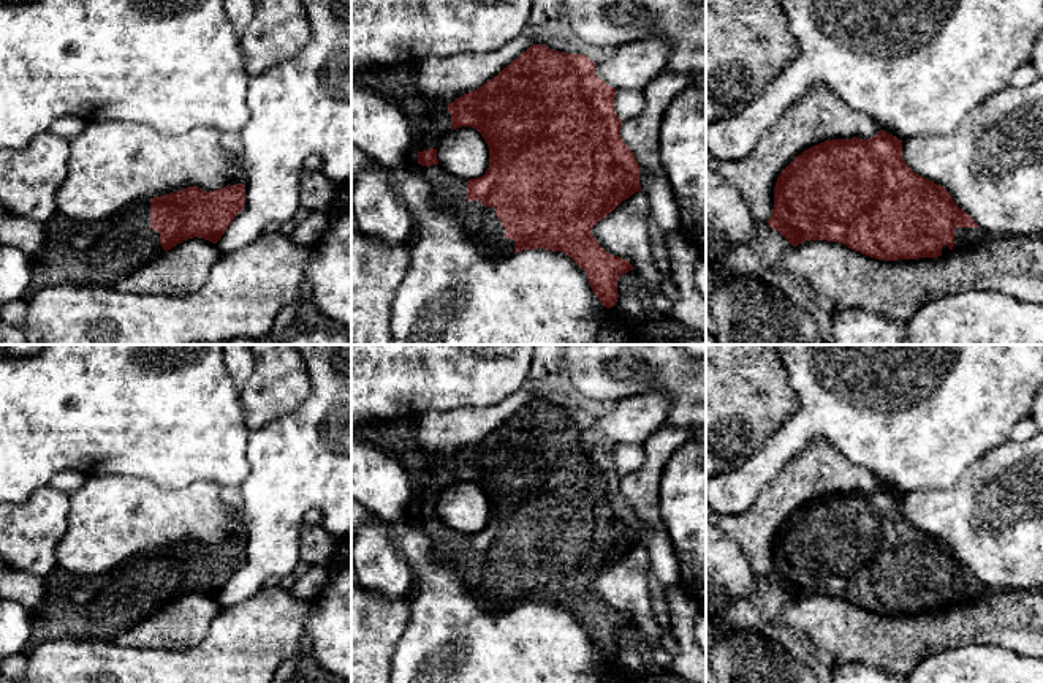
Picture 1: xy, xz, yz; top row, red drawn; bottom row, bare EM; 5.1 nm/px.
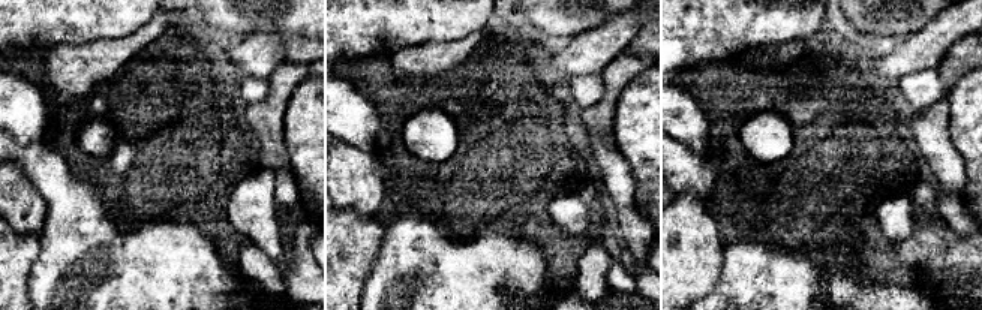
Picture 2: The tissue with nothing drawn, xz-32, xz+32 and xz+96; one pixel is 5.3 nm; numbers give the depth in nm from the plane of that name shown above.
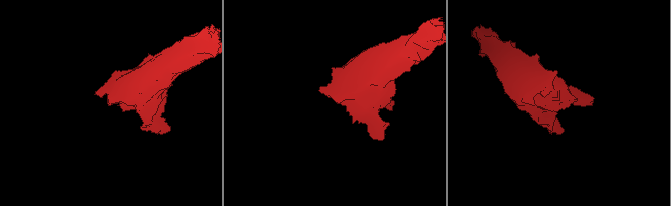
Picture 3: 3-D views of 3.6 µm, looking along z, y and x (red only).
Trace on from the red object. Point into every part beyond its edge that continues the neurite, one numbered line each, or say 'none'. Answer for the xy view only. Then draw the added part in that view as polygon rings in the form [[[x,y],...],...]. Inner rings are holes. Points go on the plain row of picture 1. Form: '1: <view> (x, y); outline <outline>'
1: xy (100, 607); outline [[[150,553],[135,555],[98,575],[55,568],[46,575],[46,596],[30,612],[25,653],[55,639],[111,640],[165,607],[150,583]]]

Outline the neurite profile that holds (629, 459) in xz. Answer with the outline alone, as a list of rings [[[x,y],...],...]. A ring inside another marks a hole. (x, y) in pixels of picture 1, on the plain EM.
[[[616,444],[614,463],[620,476],[639,471],[646,463],[646,451],[643,444]]]

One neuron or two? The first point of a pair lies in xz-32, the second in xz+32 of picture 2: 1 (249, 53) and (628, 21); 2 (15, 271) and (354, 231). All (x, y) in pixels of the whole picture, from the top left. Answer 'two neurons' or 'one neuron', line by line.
1: one neuron
2: one neuron

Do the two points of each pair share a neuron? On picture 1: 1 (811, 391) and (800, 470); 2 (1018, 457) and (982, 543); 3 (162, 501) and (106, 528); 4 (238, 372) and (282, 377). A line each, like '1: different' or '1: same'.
1: different
2: same
3: same
4: different

